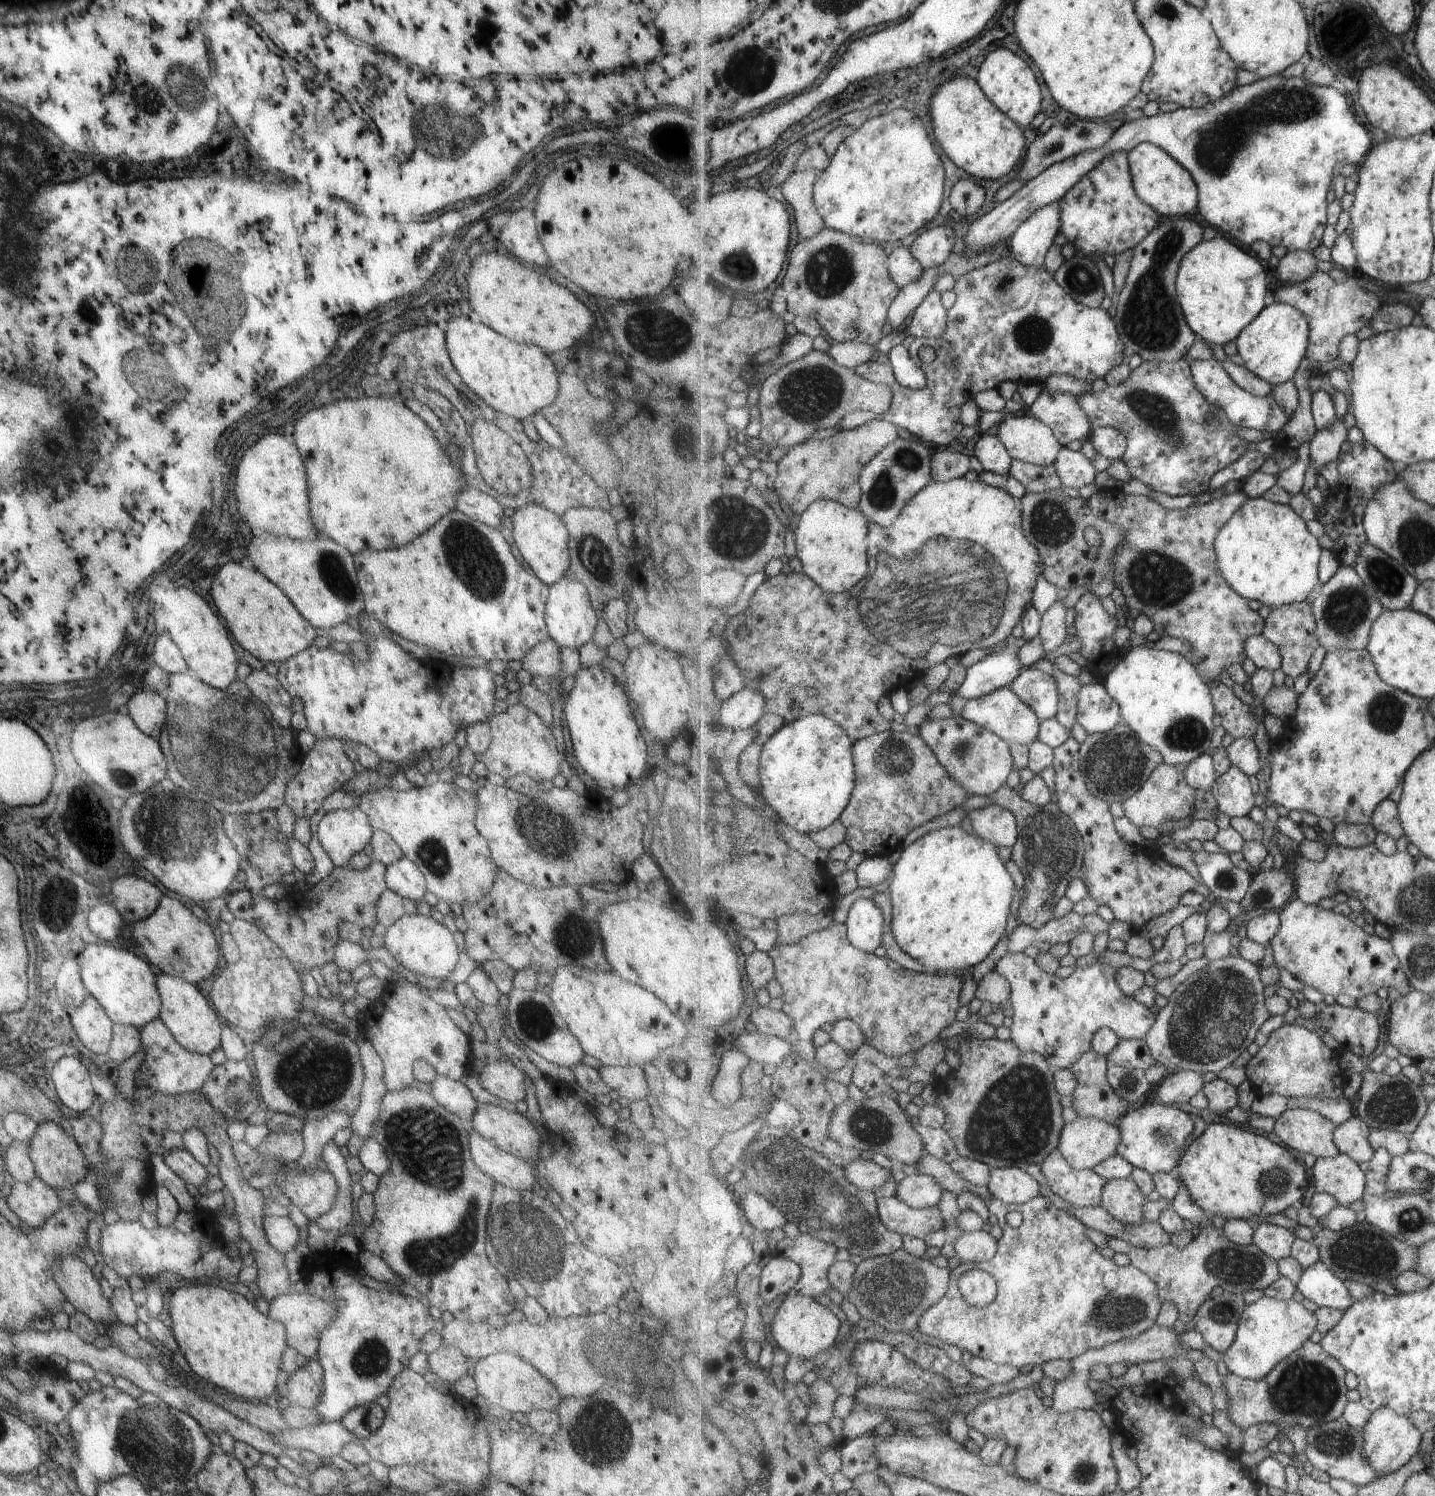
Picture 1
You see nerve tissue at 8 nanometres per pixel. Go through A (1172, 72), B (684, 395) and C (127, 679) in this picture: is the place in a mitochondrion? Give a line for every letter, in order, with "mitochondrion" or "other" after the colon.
A: other
B: other
C: other

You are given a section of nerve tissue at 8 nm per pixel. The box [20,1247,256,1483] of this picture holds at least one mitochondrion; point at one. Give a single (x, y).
(150, 1437)

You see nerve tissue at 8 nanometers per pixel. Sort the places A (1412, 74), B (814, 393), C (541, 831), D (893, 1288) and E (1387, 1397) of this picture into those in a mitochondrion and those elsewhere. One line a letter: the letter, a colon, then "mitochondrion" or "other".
A: other
B: mitochondrion
C: mitochondrion
D: mitochondrion
E: other

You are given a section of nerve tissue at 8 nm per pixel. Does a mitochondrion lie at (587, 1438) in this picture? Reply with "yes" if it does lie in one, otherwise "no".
yes

